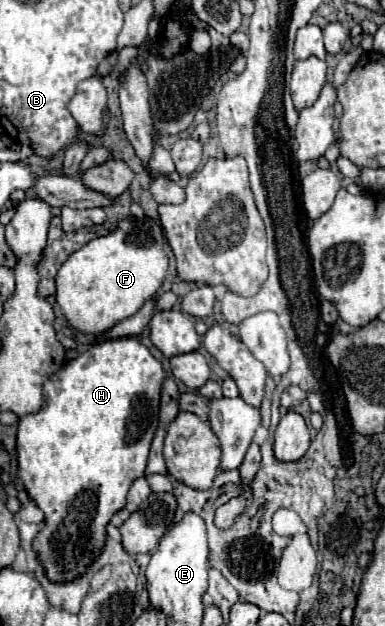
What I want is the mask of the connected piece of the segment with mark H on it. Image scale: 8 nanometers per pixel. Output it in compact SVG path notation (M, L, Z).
M117 338L117 340L105 340L99 344L93 344L91 348L87 348L85 352L81 352L77 358L65 362L65 366L55 372L43 388L45 394L45 402L41 406L41 410L37 414L27 414L23 418L19 418L19 430L17 430L17 478L23 482L29 498L37 504L37 508L41 512L45 512L45 520L43 520L43 528L39 530L39 534L33 540L33 550L37 552L37 560L41 562L45 576L51 582L73 582L77 578L81 578L87 572L87 566L91 566L103 552L105 548L105 540L107 540L107 524L111 520L111 516L117 510L125 508L125 496L131 488L131 484L145 476L145 466L147 466L147 456L149 456L149 446L153 440L153 434L157 430L159 424L159 392L161 392L161 382L165 378L165 370L161 368L161 362L157 362L151 352L137 342L135 338Z

